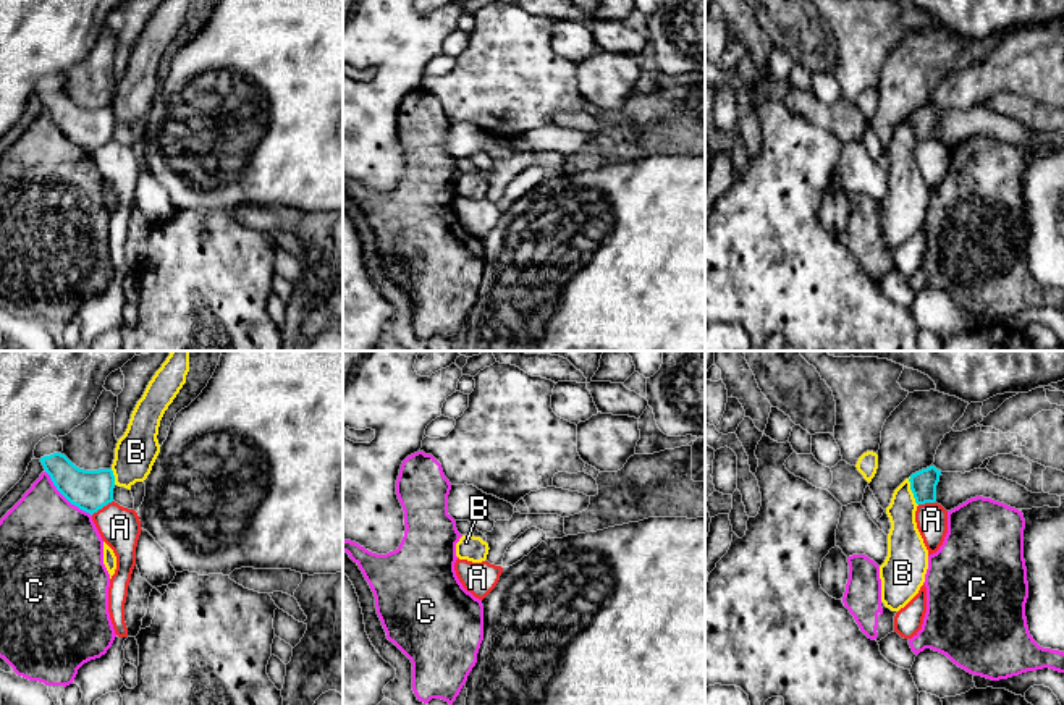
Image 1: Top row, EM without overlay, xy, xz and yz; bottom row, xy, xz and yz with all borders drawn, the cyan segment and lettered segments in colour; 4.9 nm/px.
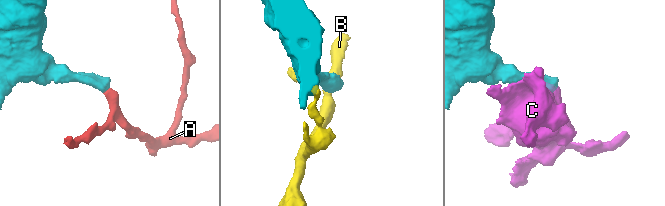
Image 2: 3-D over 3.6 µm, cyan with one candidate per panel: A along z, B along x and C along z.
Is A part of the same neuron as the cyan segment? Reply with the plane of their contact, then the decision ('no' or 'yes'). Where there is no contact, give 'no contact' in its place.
contact in xy; no

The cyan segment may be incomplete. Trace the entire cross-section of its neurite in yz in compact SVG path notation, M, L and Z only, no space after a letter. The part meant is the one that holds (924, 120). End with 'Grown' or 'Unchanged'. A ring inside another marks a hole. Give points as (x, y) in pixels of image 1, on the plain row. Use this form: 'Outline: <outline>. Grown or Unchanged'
Outline: M935 103L922 107L910 113L910 128L917 142L936 139L936 123L939 120L941 108Z. Unchanged

